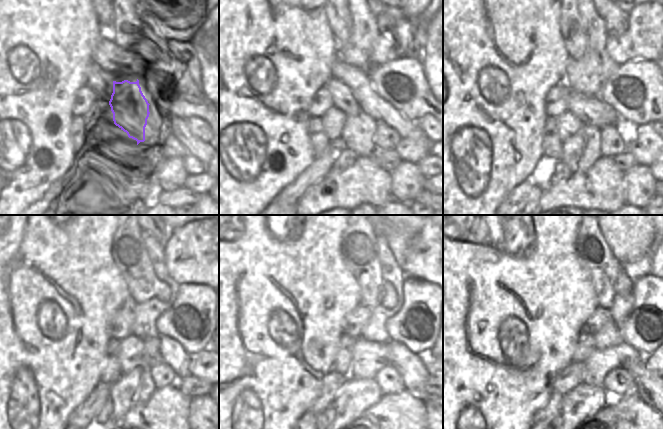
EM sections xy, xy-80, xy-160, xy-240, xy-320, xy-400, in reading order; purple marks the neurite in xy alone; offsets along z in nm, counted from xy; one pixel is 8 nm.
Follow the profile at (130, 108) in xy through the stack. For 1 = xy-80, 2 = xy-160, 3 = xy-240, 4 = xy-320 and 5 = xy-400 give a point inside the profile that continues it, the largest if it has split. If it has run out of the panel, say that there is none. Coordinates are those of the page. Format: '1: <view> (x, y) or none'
1: xy-80 (358, 131)
2: xy-160 (579, 152)
3: xy-240 (132, 389)
4: xy-320 (355, 396)
5: xy-400 (583, 401)

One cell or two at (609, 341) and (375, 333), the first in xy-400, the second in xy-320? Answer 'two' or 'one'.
one

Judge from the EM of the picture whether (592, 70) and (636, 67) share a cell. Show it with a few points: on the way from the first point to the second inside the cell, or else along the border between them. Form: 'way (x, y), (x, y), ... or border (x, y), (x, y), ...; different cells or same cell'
border (619, 64), (618, 68), (603, 86); different cells

